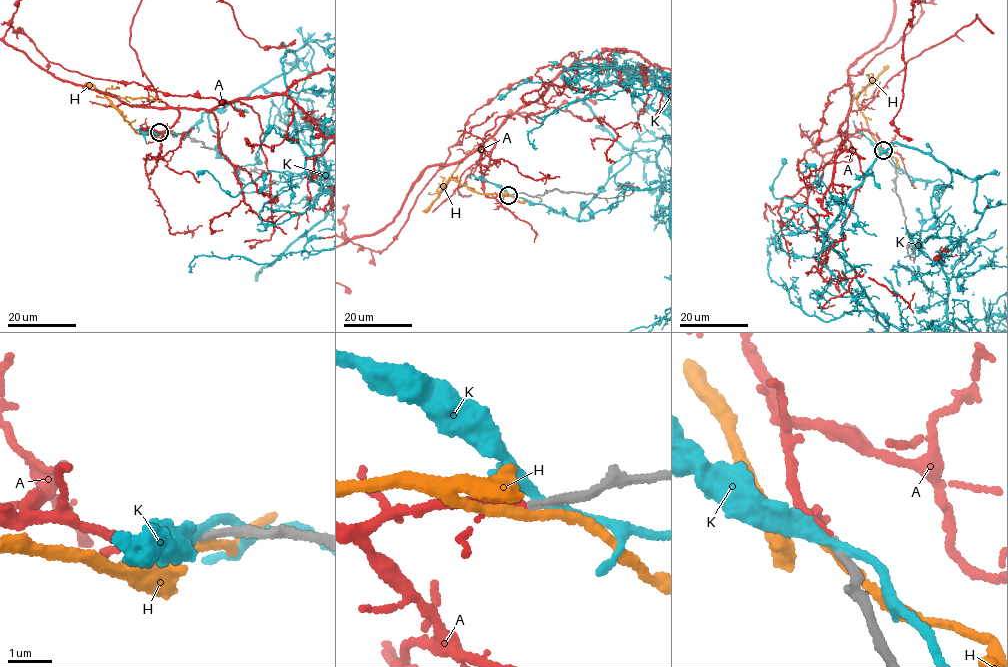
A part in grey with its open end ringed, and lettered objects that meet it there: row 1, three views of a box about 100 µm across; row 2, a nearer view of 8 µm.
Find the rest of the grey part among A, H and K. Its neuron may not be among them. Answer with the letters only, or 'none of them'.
A

